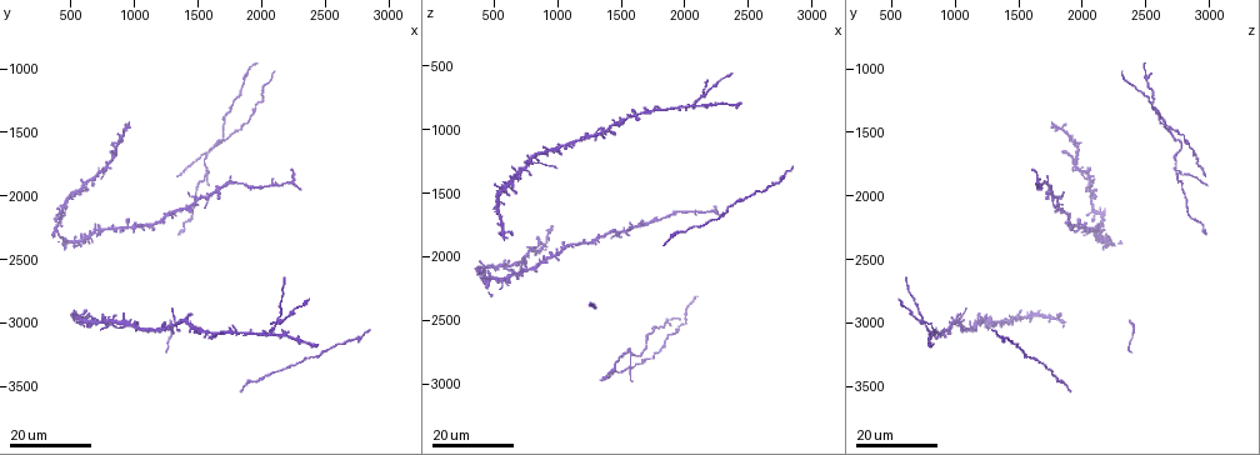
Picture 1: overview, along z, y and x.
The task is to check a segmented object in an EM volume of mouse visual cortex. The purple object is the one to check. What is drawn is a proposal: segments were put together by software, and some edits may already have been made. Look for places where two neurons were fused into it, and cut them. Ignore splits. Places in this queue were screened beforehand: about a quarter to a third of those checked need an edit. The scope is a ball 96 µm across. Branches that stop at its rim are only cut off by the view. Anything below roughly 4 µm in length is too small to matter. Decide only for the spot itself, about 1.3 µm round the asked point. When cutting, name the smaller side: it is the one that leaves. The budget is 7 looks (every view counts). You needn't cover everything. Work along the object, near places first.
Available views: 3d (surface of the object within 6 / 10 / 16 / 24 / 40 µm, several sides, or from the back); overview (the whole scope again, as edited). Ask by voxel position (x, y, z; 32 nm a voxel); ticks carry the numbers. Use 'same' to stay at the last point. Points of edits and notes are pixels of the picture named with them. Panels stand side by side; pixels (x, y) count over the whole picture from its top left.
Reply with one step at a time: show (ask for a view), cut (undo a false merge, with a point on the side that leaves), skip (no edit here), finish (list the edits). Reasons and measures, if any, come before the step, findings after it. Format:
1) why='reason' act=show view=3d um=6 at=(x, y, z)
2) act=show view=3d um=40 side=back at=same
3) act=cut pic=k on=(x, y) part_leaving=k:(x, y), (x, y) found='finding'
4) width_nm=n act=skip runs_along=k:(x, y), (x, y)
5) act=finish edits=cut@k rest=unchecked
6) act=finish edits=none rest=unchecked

why='looks like a crossing' act=show view=3d um=16 at=(1660, 1580, 2800)

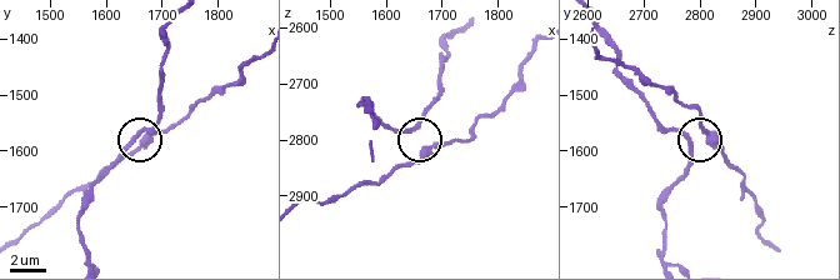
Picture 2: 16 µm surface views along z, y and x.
why='zoom in' act=show view=3d um=10 at=(1665, 1580, 2815)

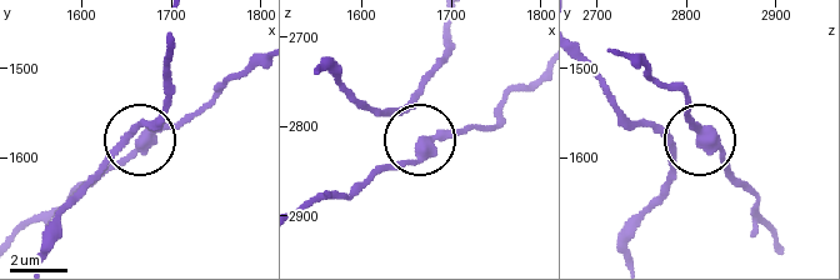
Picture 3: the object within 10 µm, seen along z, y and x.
arms=4 act=skip found='one neuron here'

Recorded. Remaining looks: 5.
act=show view=3d um=16 at=(1560, 1780, 2720)

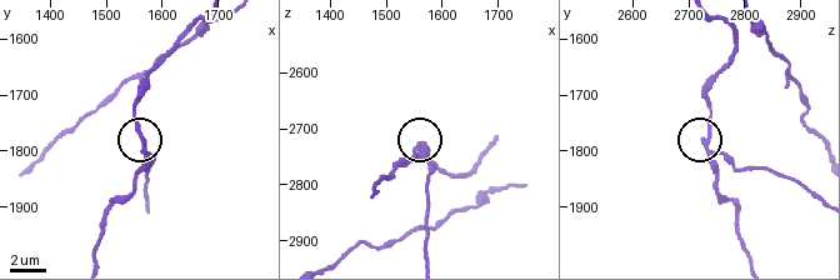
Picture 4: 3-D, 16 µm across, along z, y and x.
why='zoom in' act=show view=3d um=6 at=(1570, 1795, 2735)

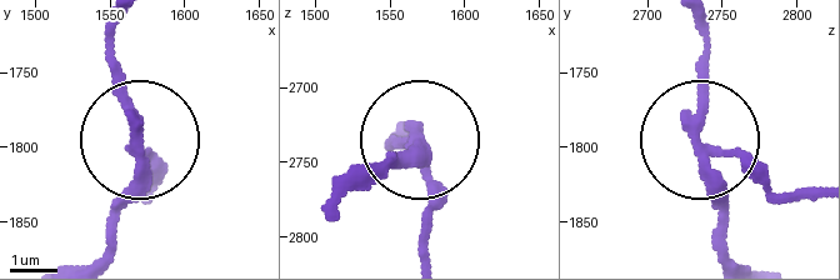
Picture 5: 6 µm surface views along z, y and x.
act=cut pic=5 on=(160, 165) found='two neurons meet here'

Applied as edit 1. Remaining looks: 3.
why='looks like a crossing' act=show view=3d um=24 at=(1500, 2040, 1800)

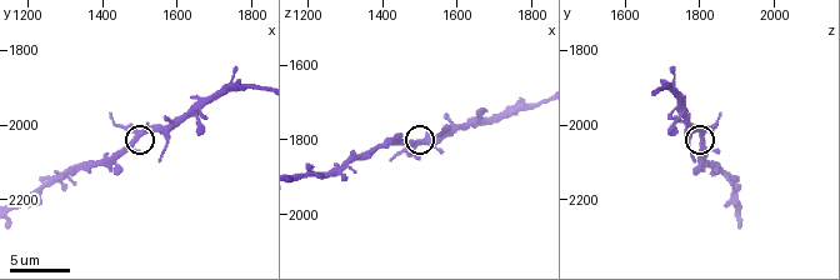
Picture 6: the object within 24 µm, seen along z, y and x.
act=show view=3d um=6 at=(1510, 2020, 1800)

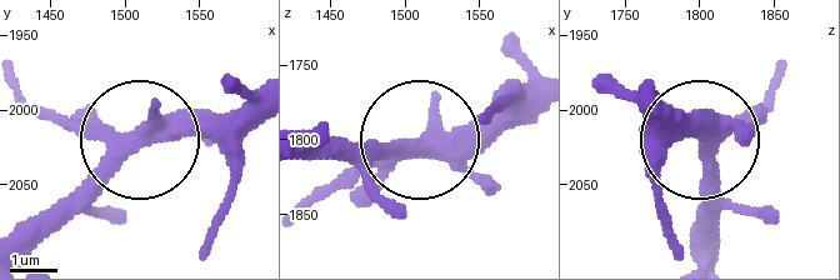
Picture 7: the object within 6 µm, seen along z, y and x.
act=skip runs_along=7:(20, 233), (56, 220), (131, 140), (24, 113) found='all the same neuron'

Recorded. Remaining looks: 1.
act=finish edits=cut@5 rest=unchecked

